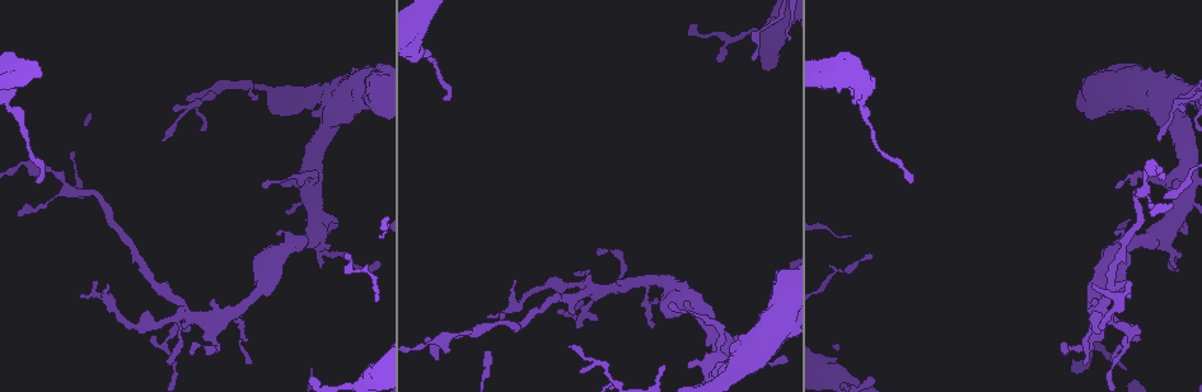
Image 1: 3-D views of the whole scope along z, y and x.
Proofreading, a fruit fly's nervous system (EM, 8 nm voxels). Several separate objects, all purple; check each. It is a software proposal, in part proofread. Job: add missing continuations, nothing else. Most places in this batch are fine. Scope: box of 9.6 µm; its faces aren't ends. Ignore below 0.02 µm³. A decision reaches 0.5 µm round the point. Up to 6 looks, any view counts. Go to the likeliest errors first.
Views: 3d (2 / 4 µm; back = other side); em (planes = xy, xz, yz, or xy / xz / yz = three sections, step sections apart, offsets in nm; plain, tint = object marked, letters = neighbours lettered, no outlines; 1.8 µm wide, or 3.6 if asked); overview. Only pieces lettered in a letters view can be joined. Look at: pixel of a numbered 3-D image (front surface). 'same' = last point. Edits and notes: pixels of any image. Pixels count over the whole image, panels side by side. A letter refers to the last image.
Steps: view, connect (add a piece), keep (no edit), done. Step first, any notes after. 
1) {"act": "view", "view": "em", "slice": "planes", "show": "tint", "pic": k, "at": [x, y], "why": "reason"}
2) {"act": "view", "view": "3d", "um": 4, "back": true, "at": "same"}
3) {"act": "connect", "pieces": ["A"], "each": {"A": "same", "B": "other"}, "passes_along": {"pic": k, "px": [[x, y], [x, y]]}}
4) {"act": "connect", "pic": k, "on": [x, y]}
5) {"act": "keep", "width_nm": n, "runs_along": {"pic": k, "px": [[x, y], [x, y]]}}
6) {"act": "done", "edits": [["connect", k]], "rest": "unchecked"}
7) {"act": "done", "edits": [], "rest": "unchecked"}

{"act": "view", "view": "em", "um": 3.6, "slice": "planes", "show": "tint", "pic": 1, "at": [717, 58], "why": "branch stops here"}

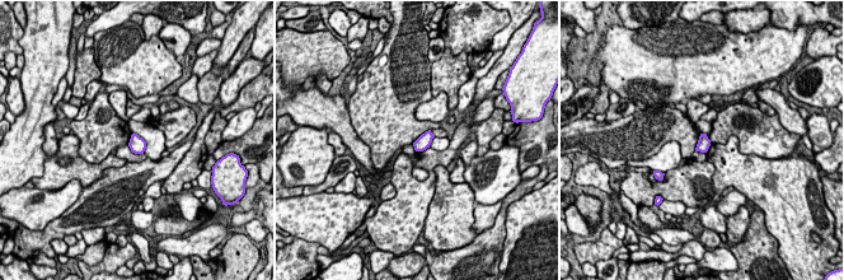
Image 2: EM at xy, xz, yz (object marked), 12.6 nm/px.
{"act": "view", "view": "em", "um": 3.6, "slice": "planes", "show": "letters", "at": "same"}

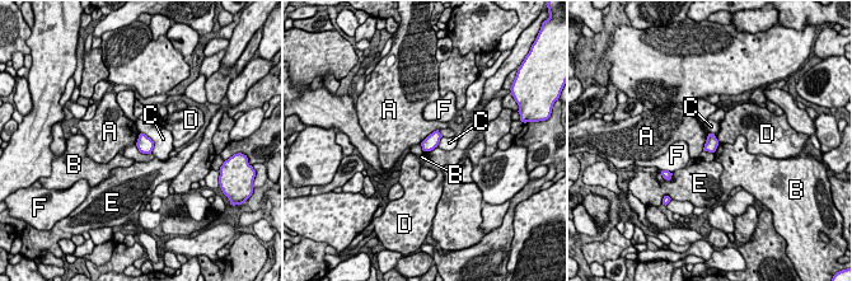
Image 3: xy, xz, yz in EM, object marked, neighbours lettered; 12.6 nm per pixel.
{"act": "keep", "longest_contact_nm": ["C", 300], "each": {"A": "other", "B": "other", "C": "other", "D": "other", "E": "other", "F": "other"}, "found": "no lettered piece goes on from it"}

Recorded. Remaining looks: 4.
{"act": "view", "view": "em", "slice": "planes", "show": "letters", "pic": 1, "at": [910, 182], "why": "long arm stops here"}

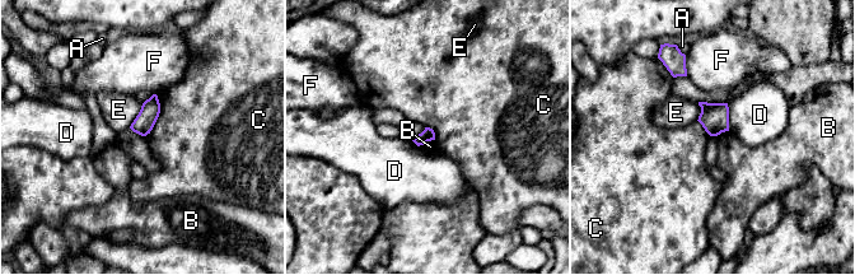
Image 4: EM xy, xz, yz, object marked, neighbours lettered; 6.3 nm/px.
{"act": "keep", "each": {"A": "other", "B": "other", "C": "other", "D": "other", "E": "other", "F": "other"}, "border": {"pic": 4, "px": [[157, 94], [158, 119], [145, 135]]}, "found": "none of them fits"}

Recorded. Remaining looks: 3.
{"act": "view", "view": "em", "slice": "planes", "show": "letters", "pic": 1, "at": [223, 313], "why": "four-way junction"}

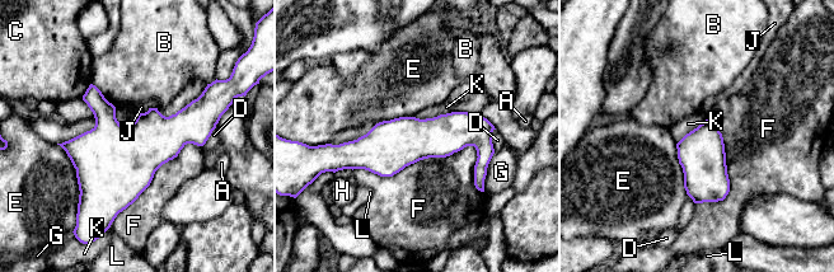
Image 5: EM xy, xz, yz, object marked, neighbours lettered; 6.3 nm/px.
{"act": "keep", "each": {"A": "other", "B": "other", "C": "other", "D": "other", "E": "other", "F": "other", "G": "other", "H": "other", "J": "other", "K": "other", "L": "other"}, "runs_along": {"pic": 5, "px": [[490, 127], [342, 154]]}, "found": "no lettered piece goes on from it"}

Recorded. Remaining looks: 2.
{"act": "done", "edits": [], "rest": "unchecked"}

